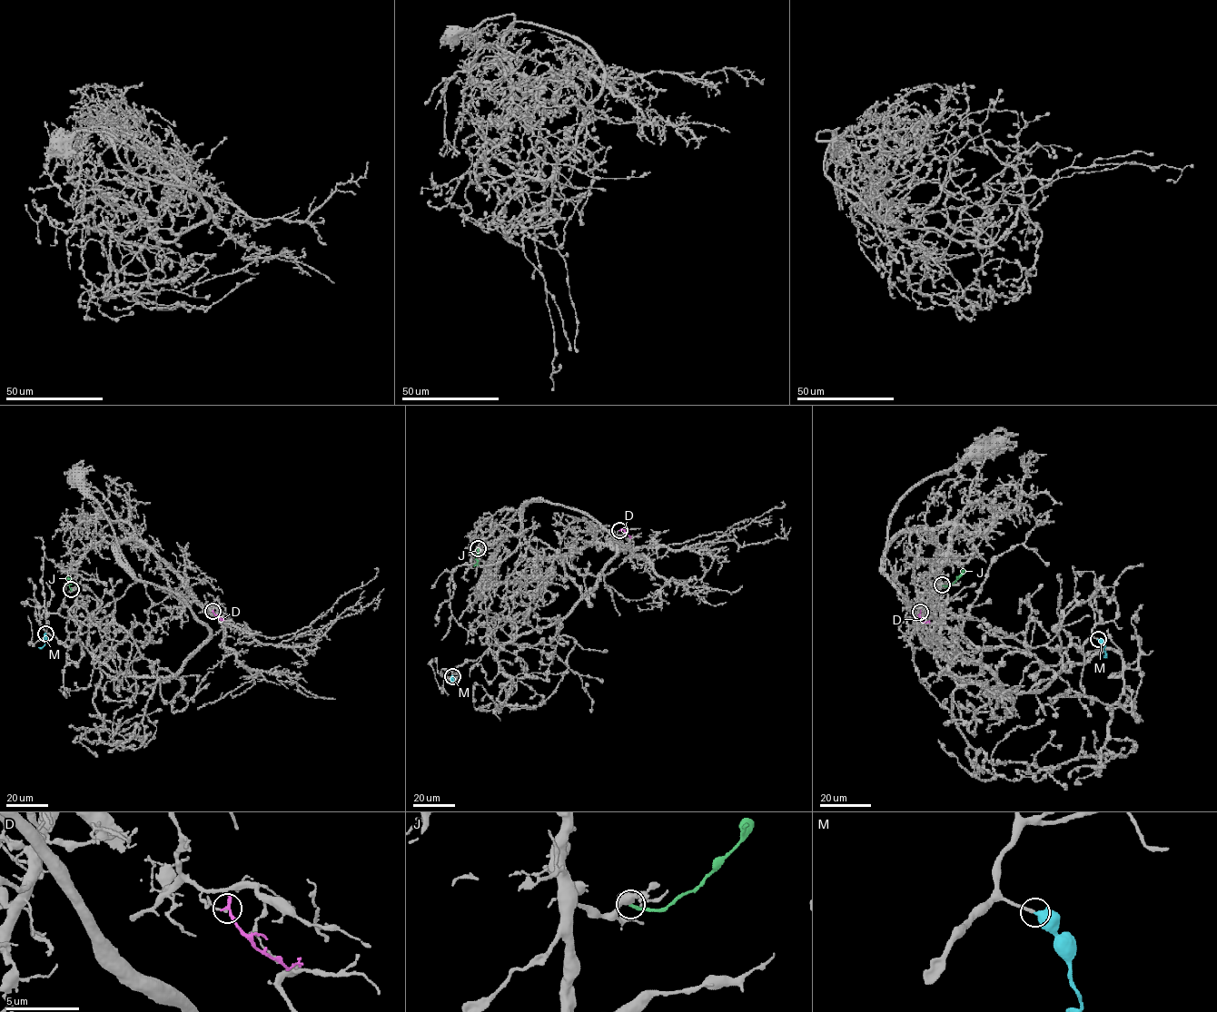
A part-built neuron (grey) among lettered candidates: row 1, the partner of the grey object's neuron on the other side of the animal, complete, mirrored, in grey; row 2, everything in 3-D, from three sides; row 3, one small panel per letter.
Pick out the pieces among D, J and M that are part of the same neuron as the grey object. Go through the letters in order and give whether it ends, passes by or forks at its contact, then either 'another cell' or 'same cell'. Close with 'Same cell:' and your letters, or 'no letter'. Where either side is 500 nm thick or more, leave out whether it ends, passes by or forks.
D: it ends there; another cell
J: another cell
M: same cell
Same cell: M

